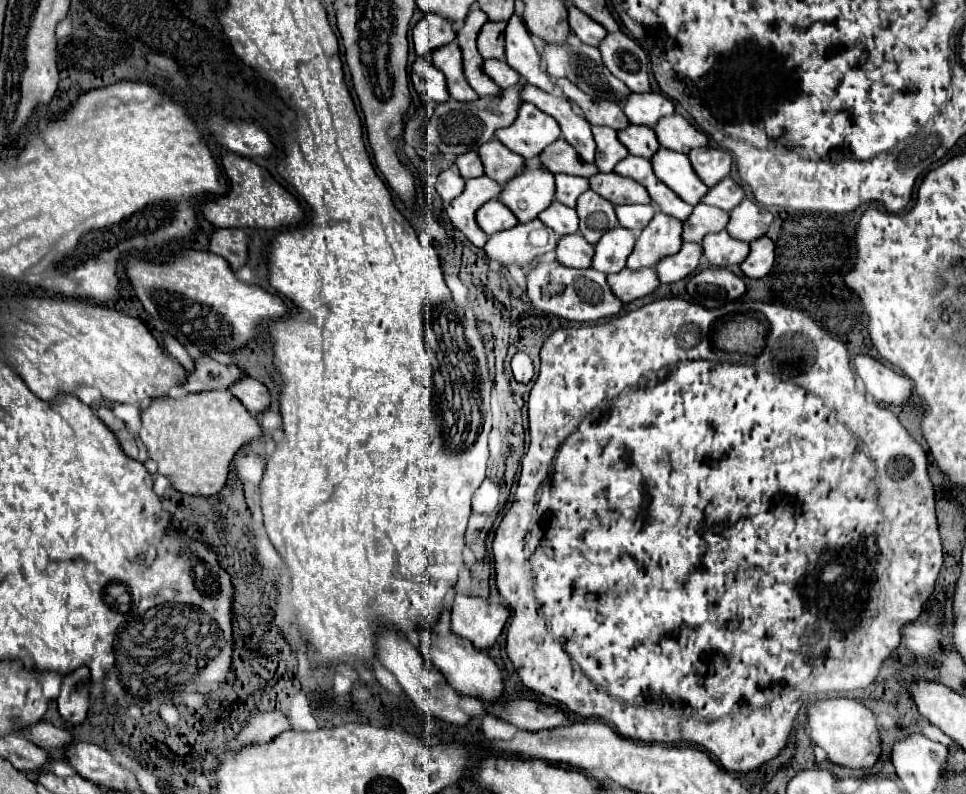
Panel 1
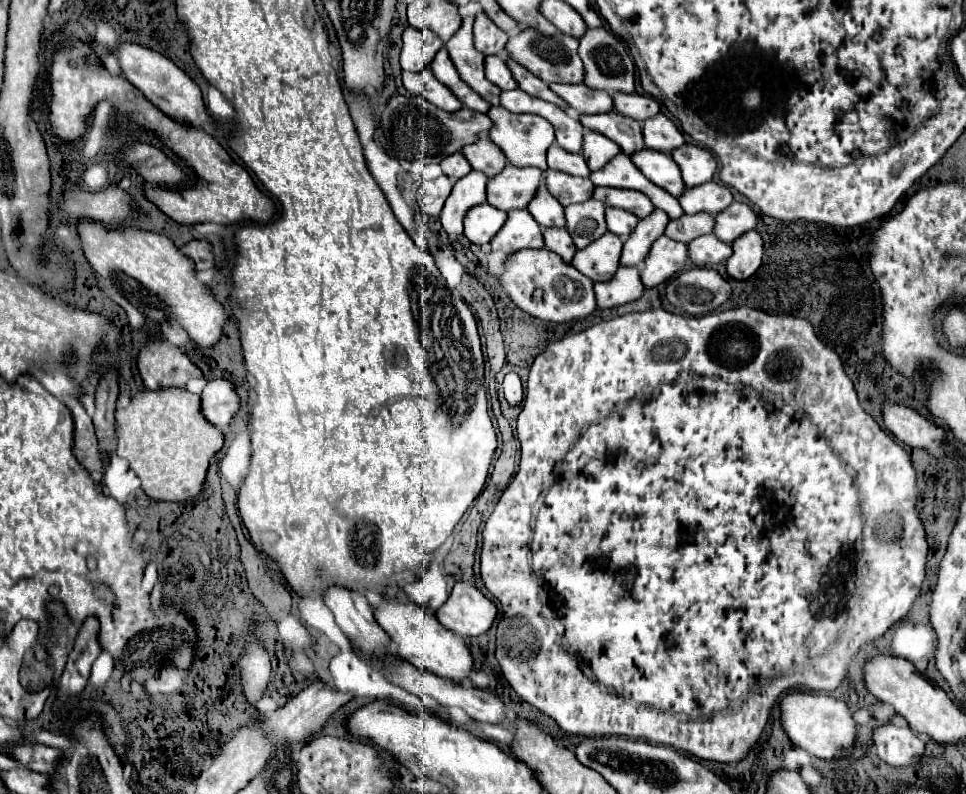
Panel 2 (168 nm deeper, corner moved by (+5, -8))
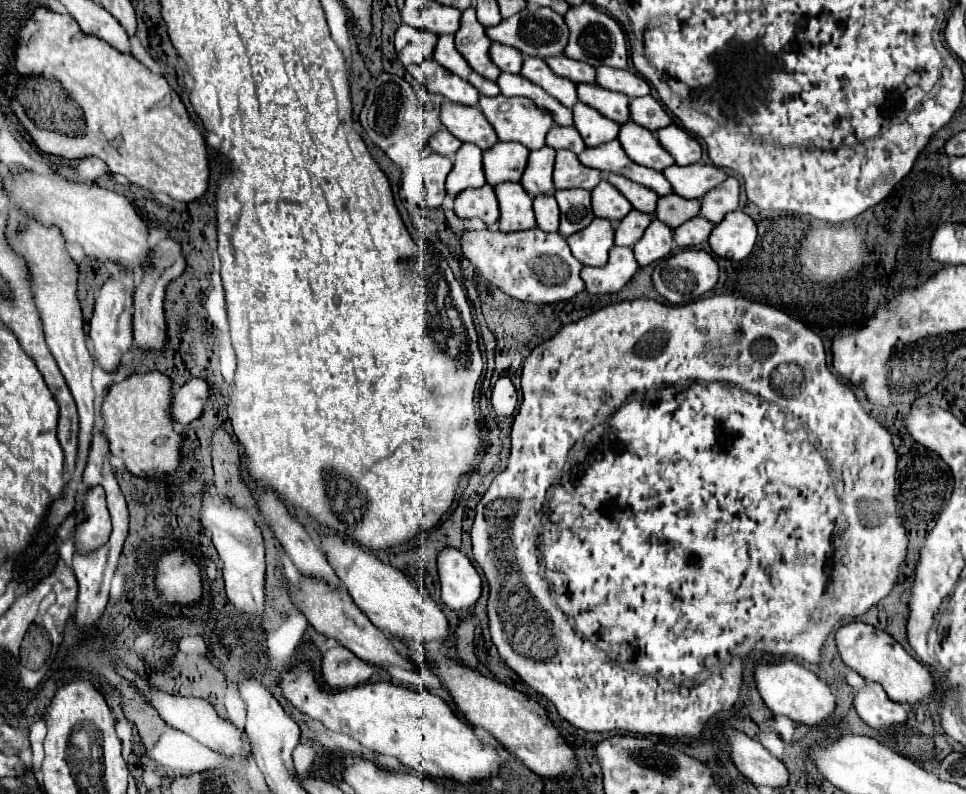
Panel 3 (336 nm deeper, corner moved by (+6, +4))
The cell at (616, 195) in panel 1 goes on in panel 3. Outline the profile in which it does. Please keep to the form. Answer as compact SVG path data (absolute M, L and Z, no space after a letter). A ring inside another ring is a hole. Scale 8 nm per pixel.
M608 173L606 179L610 181L610 185L614 185L630 203L634 209L638 211L646 211L646 213L654 213L656 211L656 201L658 201L658 195L644 187L644 185L638 185L622 175L614 175L614 173Z

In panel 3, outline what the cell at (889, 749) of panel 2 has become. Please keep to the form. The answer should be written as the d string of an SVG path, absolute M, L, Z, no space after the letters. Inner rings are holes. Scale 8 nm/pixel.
M868 683L860 689L854 697L854 707L860 719L878 731L890 731L908 721L908 711L894 703L878 683Z

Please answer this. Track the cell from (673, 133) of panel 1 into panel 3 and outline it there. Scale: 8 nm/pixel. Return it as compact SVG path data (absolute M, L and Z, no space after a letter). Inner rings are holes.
M652 95L630 99L630 117L634 123L638 123L650 131L664 129L672 123L672 119L666 115L662 105Z

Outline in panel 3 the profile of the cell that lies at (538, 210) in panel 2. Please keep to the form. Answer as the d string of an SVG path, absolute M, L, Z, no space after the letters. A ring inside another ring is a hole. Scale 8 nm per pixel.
M542 147L542 149L530 153L526 171L524 171L522 181L520 181L530 197L554 193L554 185L552 185L554 155L556 155L556 151L550 147Z

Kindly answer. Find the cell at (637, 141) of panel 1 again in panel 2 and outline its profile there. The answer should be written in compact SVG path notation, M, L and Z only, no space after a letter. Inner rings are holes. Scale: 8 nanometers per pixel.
M617 111L609 113L595 113L595 115L581 115L579 121L585 129L599 131L611 141L615 141L623 153L631 155L633 151L643 149L643 133L639 121L619 115Z

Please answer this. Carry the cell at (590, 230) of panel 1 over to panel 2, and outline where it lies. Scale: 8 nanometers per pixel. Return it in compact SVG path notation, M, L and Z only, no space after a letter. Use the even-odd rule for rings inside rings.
M597 199L567 205L565 221L567 221L567 231L573 237L573 243L577 249L587 247L591 241L595 241L607 231L605 205Z

